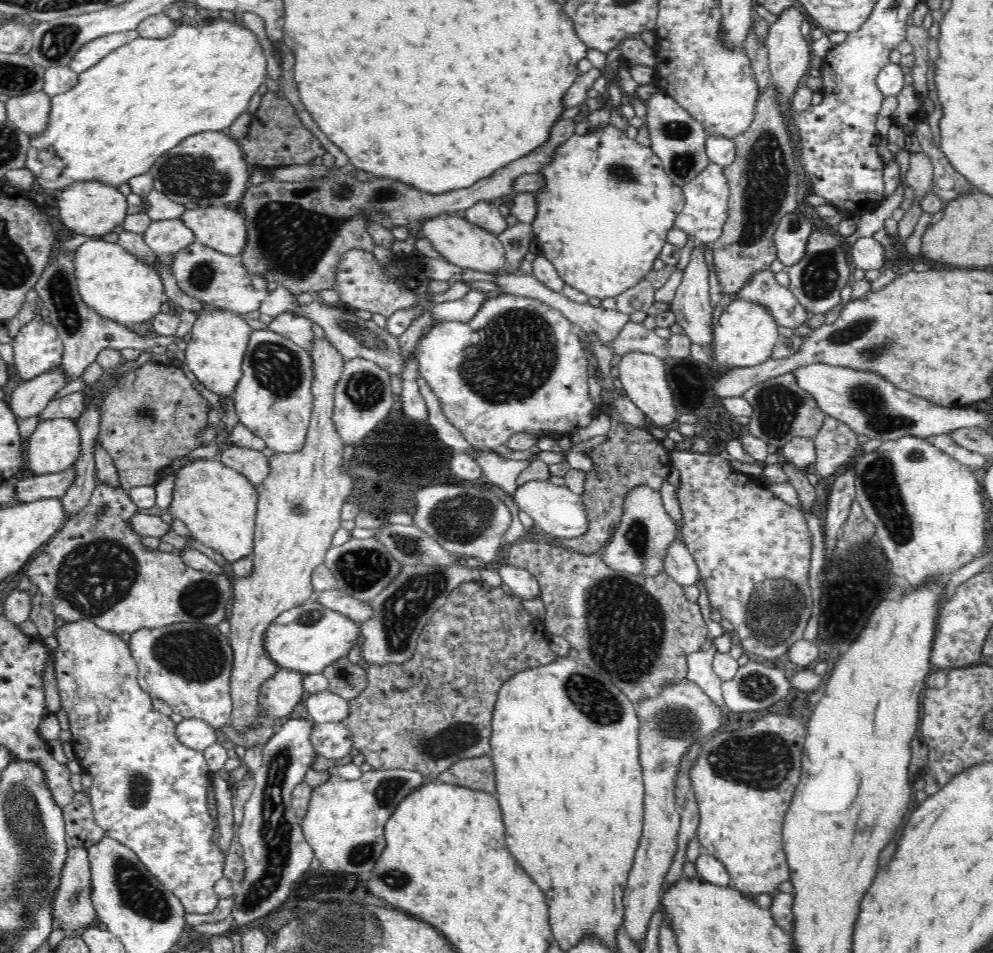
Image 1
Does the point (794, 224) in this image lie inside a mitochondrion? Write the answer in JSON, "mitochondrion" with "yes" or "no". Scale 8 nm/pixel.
{"mitochondrion":"yes"}

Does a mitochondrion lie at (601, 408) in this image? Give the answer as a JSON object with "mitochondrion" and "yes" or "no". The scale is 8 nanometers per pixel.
{"mitochondrion":"no"}

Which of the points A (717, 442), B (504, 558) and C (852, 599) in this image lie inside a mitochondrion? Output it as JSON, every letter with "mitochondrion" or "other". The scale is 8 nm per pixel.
{"A":"other","B":"other","C":"mitochondrion"}

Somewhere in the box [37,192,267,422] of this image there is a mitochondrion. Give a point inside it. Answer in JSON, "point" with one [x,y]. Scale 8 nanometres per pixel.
{"point":[66,312]}

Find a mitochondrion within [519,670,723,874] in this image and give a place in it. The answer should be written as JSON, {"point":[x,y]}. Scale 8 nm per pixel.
{"point":[589,694]}

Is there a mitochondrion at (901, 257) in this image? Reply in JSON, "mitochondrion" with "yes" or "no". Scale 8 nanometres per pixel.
{"mitochondrion":"no"}

